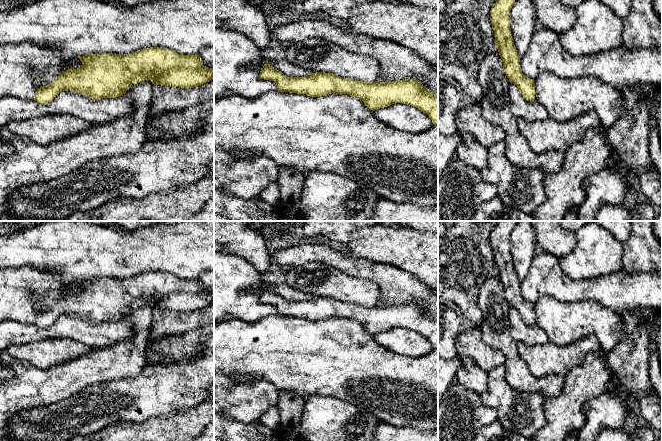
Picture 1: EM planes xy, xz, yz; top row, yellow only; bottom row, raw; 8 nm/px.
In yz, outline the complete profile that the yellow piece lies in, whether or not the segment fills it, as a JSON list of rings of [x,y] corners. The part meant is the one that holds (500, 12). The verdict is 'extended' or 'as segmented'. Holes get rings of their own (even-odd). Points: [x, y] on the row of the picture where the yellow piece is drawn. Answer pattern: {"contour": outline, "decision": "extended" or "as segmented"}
{"contour": [[[496,0],[490,10],[490,21],[495,37],[495,47],[503,62],[504,72],[511,83],[516,85],[527,101],[535,100],[534,79],[526,77],[520,67],[520,56],[511,35],[510,11],[515,0]]], "decision": "as segmented"}

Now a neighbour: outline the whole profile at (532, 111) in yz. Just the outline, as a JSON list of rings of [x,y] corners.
[[[513,83],[508,88],[510,97],[510,109],[516,119],[524,119],[528,122],[541,121],[548,117],[546,108],[536,99],[532,102],[523,98],[518,87]]]

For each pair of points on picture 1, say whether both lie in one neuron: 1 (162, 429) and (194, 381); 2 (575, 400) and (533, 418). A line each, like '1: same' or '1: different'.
1: different
2: different

